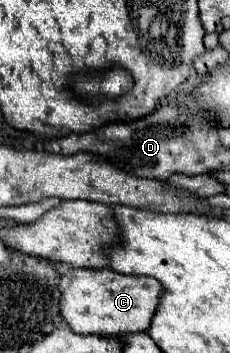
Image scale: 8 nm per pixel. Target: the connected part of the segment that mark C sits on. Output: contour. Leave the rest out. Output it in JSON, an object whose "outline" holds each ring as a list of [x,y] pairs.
{"outline":[[[79,268],[61,278],[61,314],[77,334],[123,336],[145,332],[157,310],[163,286],[149,276],[125,276],[115,270]]]}

